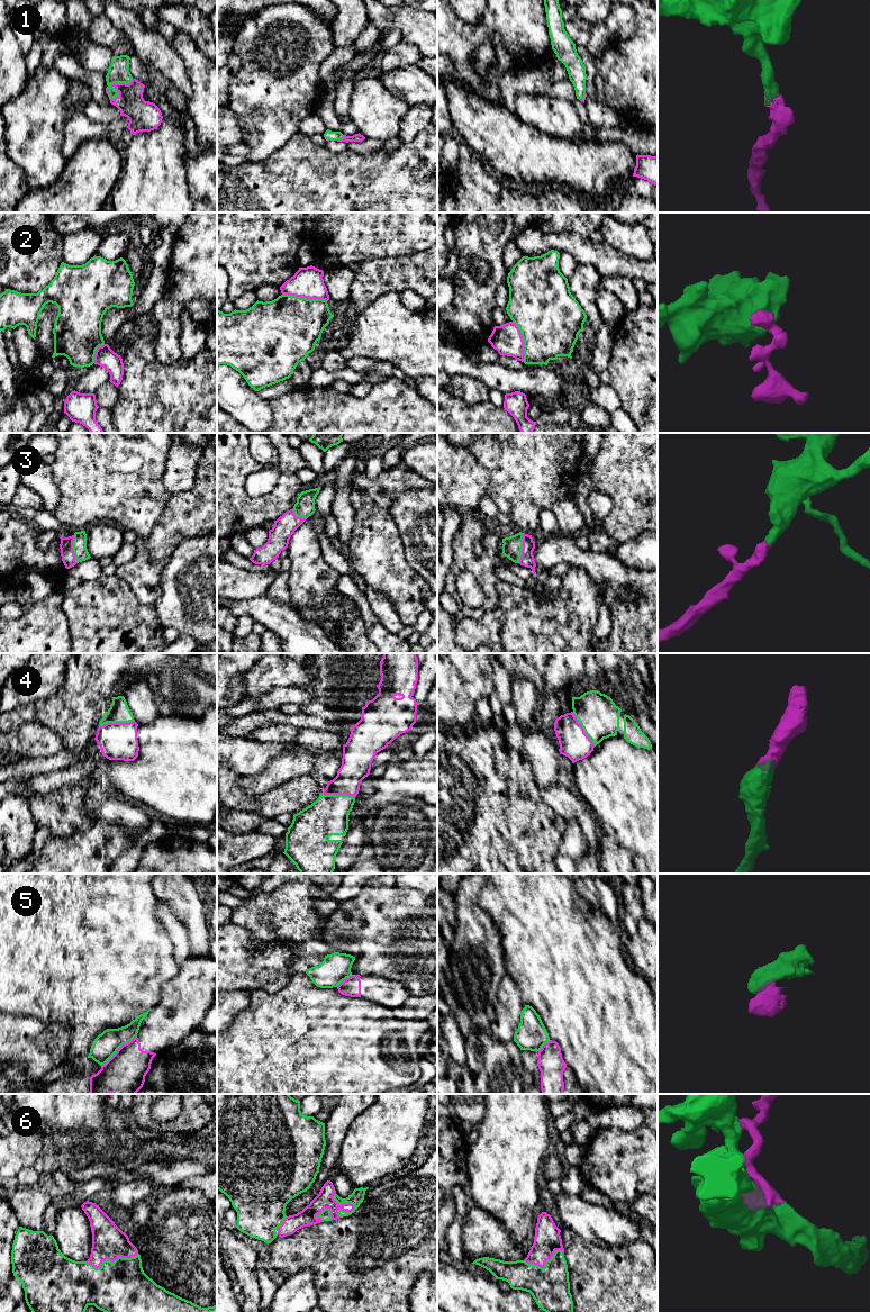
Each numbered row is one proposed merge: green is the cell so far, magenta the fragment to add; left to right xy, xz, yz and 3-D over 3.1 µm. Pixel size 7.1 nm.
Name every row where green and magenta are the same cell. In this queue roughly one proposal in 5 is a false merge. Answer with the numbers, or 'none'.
1, 3, 4, 6

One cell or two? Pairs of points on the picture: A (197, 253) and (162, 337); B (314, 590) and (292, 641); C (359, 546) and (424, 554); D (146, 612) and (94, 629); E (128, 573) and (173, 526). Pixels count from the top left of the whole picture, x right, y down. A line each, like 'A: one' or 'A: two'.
A: one
B: two
C: two
D: one
E: one

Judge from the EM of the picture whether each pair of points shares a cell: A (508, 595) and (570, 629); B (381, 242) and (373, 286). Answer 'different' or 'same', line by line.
A: same
B: different

